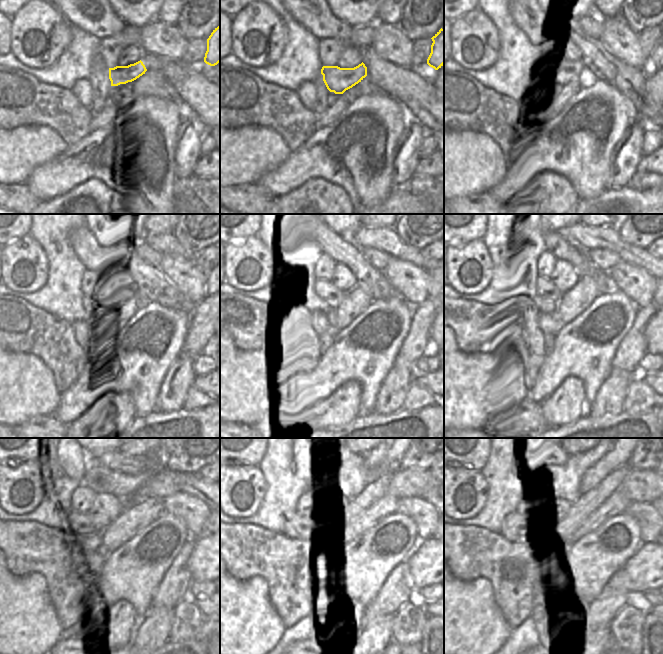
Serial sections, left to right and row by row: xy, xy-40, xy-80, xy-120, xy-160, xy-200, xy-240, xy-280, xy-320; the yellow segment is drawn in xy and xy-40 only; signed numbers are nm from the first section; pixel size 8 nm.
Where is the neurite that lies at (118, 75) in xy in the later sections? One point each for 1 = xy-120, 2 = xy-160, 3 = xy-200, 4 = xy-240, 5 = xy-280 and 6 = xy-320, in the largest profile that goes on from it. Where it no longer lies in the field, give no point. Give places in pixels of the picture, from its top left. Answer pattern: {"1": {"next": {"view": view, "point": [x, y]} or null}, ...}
{"1": {"next": {"view": "xy-120", "point": [100, 300]}}, "2": {"next": {"view": "xy-160", "point": [321, 296]}}, "3": {"next": {"view": "xy-200", "point": [539, 294]}}, "4": {"next": {"view": "xy-240", "point": [80, 524]}}, "5": {"next": {"view": "xy-280", "point": [296, 526]}}, "6": {"next": {"view": "xy-320", "point": [515, 527]}}}

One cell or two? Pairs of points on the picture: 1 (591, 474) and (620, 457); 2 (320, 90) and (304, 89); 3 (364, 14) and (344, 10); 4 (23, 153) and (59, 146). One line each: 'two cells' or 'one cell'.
1: one cell
2: two cells
3: one cell
4: one cell

